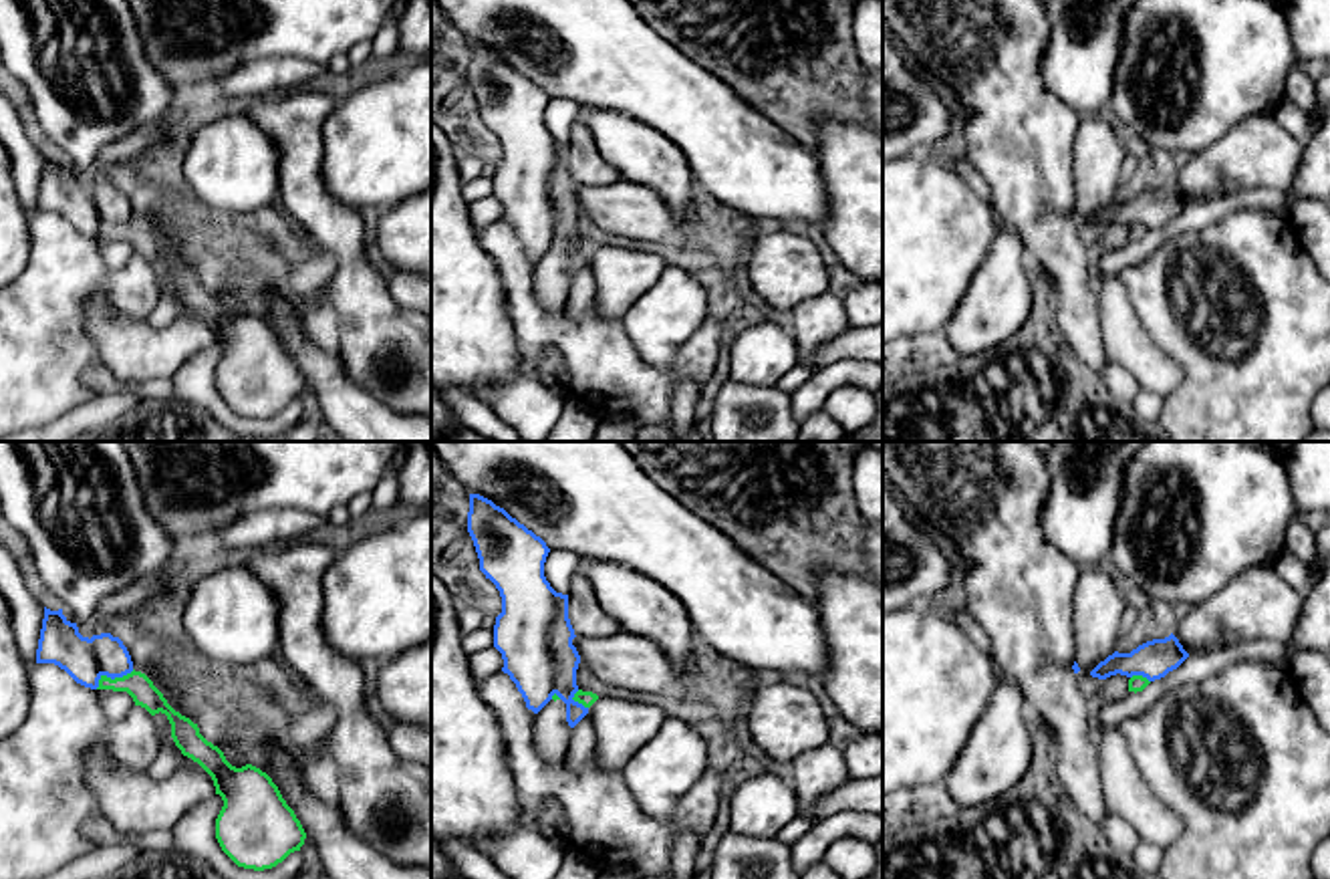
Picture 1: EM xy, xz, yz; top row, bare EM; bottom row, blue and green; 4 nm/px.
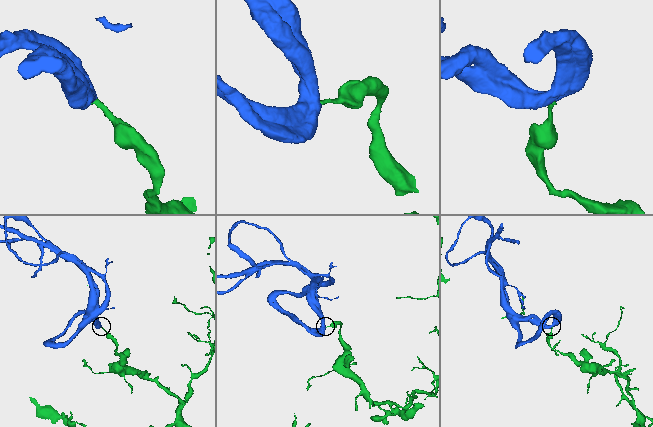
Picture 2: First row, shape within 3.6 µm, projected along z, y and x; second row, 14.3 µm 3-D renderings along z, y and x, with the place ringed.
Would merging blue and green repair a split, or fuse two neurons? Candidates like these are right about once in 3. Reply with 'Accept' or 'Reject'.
Reject

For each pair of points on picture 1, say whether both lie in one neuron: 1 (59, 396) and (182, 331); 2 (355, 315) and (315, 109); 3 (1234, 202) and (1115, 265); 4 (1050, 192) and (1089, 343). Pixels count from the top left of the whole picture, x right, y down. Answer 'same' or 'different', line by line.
1: different
2: same
3: same
4: same

